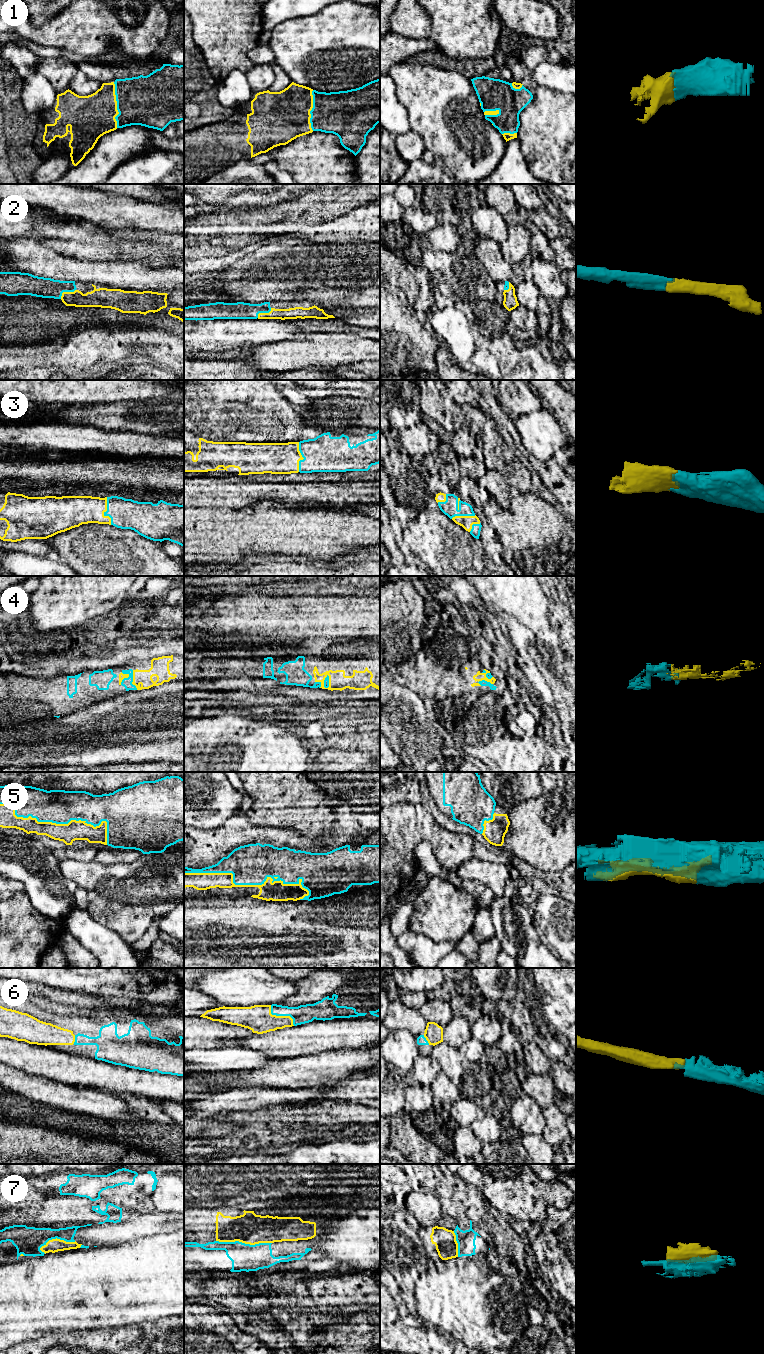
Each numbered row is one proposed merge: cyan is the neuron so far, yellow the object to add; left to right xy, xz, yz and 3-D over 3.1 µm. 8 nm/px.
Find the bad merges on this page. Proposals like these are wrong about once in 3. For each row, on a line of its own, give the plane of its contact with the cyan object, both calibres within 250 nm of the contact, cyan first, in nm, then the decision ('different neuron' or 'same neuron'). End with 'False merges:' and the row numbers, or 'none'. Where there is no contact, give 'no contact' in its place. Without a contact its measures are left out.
1: xy | 400/360 nm | same neuron
2: xy | 160/140 nm | same neuron
3: xy | 240/240 nm | same neuron
4: xy | 80/140 nm | same neuron
5: xz | 320/150 nm | same neuron
6: xz | 150/220 nm | same neuron
7: xz | 220/260 nm | different neuron
False merges: 7

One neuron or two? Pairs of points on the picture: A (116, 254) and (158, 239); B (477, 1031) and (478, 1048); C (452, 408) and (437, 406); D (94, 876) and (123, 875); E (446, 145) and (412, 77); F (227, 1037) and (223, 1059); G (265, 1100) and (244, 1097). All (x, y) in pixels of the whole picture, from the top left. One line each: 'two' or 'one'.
A: one
B: two
C: one
D: one
E: one
F: two
G: one

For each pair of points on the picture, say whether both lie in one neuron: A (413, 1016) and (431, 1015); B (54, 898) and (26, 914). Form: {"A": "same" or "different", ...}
{"A": "different", "B": "different"}

